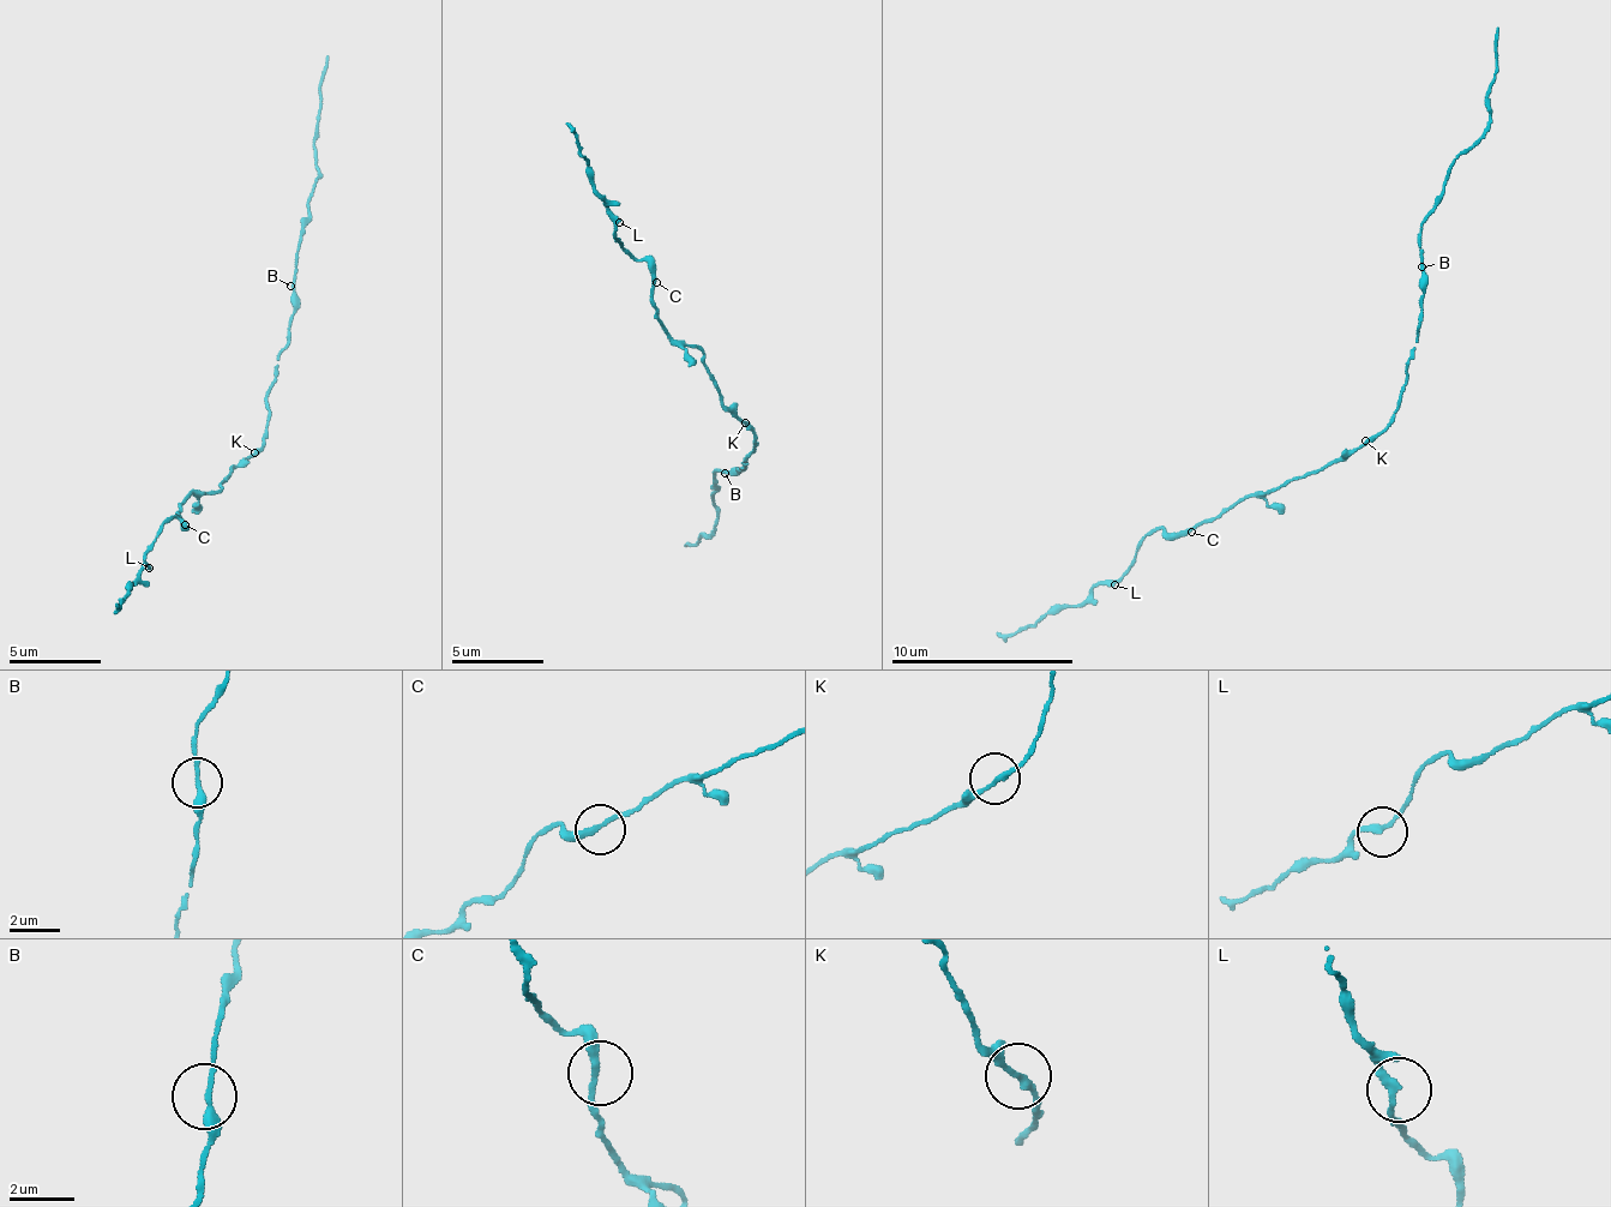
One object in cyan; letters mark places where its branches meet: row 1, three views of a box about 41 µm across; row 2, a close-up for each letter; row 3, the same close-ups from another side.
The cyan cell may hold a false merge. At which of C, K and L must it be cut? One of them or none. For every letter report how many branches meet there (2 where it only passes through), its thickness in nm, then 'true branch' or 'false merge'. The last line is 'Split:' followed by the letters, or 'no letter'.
C: branches 2; calibre 220 nm; true branch
K: branches 2; calibre 180 nm; false merge
L: branches 2; calibre 200 nm; true branch
Split: K

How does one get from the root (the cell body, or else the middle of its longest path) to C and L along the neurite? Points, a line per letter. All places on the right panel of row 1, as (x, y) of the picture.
C: (1365, 444), (1272, 492), (1244, 494), (1191, 532)
L: (1365, 444), (1272, 492), (1244, 494), (1203, 523), (1178, 532), (1159, 528), (1140, 542), (1135, 566), (1114, 584)

